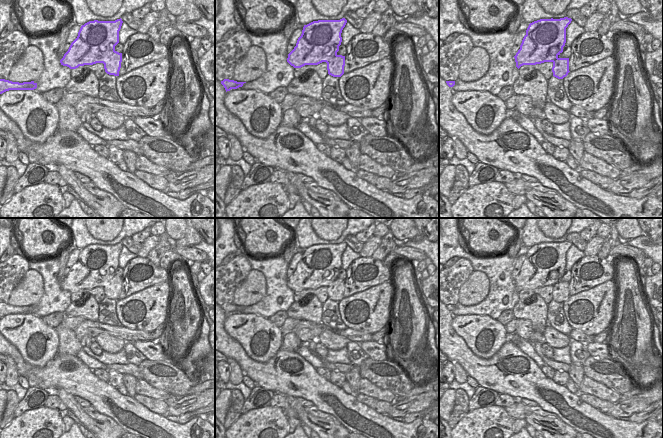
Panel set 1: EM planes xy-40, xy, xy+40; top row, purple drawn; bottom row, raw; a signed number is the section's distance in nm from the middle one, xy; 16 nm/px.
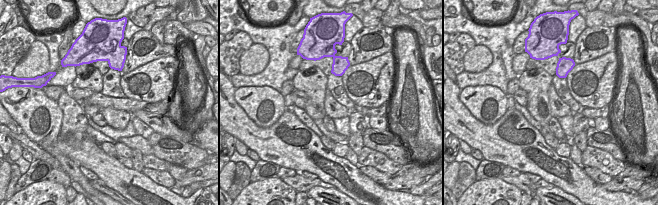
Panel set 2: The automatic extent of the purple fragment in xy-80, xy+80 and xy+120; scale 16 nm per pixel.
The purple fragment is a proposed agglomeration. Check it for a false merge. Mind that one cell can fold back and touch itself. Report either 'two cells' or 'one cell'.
two cells

